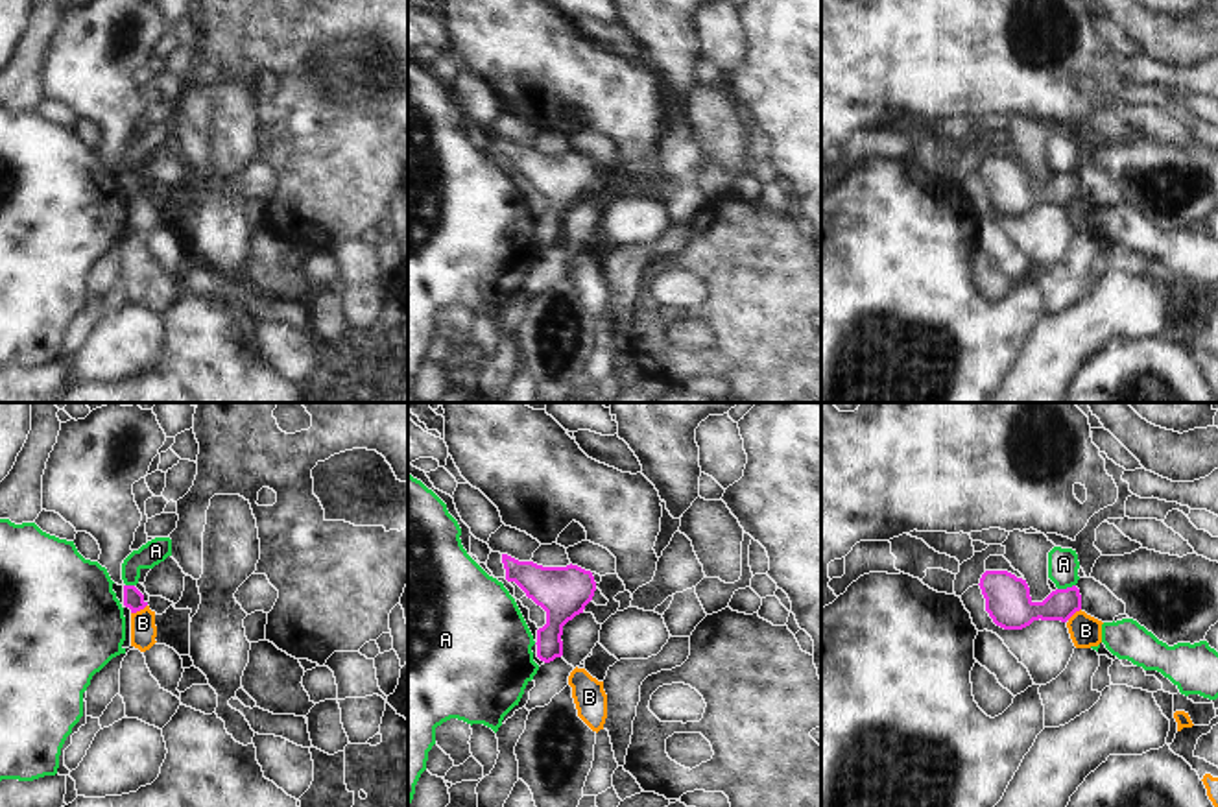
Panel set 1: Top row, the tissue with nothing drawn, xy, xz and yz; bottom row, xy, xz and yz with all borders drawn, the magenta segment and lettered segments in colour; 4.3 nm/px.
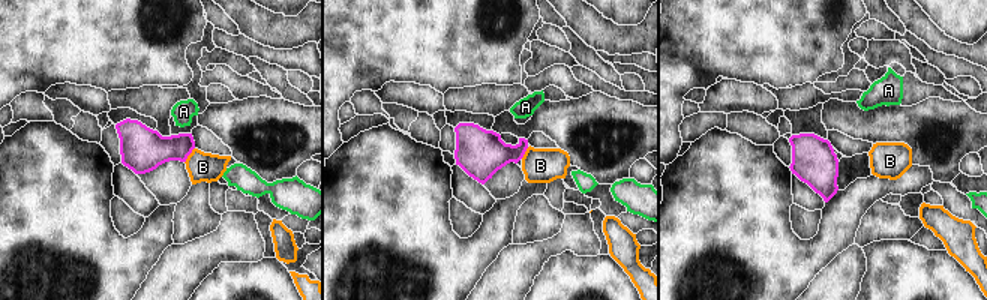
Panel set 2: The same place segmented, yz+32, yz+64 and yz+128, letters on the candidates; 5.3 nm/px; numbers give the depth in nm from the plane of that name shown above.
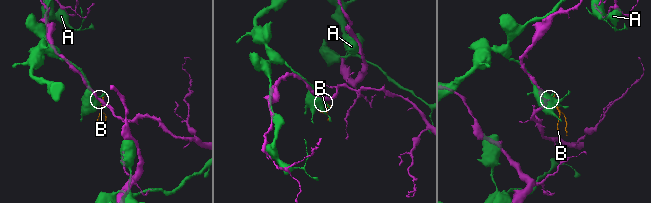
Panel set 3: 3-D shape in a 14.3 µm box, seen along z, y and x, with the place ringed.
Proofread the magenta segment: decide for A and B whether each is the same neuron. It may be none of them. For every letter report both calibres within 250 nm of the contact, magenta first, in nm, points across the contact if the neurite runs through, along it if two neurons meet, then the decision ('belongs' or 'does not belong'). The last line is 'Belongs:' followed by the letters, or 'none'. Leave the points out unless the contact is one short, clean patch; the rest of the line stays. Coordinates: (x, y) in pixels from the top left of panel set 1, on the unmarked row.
A: calibres 170 and 130 nm; does not belong
B: calibres 90 and 110 nm; border xy (146, 191), (131, 200); does not belong
Belongs: none

